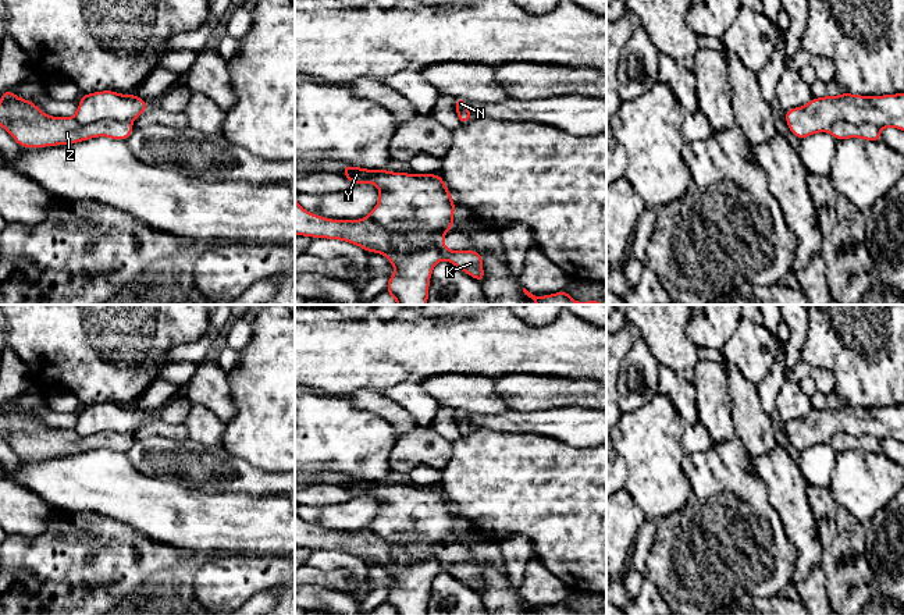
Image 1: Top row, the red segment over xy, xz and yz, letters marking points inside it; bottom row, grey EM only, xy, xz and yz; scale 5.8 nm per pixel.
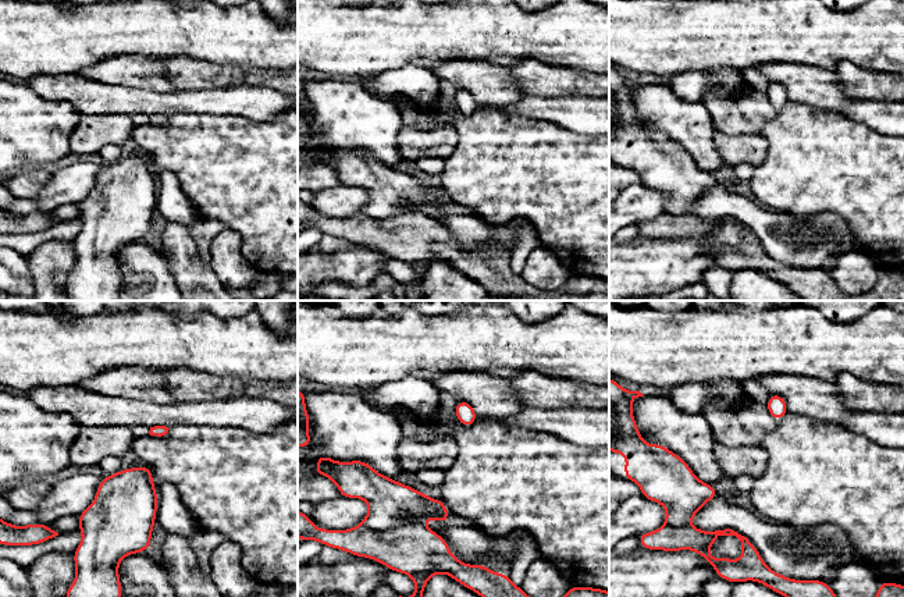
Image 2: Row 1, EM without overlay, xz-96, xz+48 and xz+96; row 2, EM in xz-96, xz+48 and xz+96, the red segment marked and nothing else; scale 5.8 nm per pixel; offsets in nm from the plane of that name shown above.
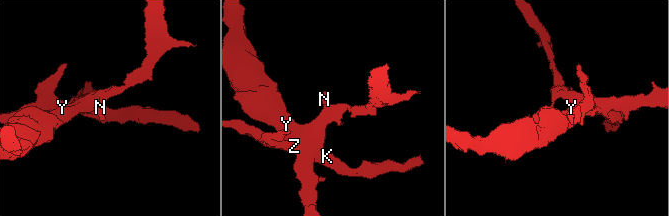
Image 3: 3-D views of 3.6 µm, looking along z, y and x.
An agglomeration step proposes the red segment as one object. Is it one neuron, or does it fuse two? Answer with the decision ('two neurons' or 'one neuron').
two neurons

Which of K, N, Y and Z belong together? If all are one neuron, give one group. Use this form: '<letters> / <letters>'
K Z / N Y

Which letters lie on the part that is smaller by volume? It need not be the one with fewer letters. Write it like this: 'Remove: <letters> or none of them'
Remove: K, Z

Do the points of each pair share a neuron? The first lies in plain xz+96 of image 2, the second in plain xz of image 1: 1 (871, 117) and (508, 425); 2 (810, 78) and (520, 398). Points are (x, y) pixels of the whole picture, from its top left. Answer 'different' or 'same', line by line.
1: same
2: different

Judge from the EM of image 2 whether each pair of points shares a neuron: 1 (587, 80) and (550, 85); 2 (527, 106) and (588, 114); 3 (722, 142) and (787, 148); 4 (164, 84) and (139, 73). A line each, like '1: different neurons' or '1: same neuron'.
1: same neuron
2: same neuron
3: different neurons
4: same neuron

